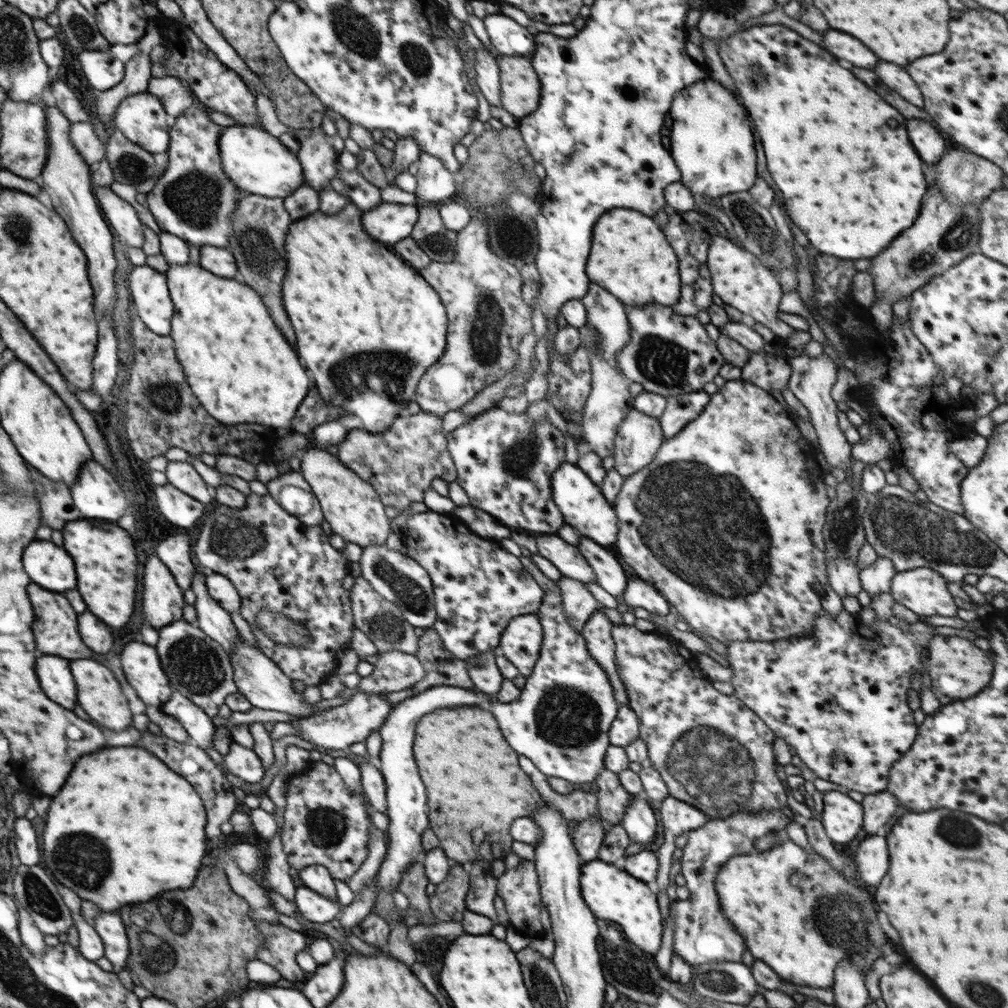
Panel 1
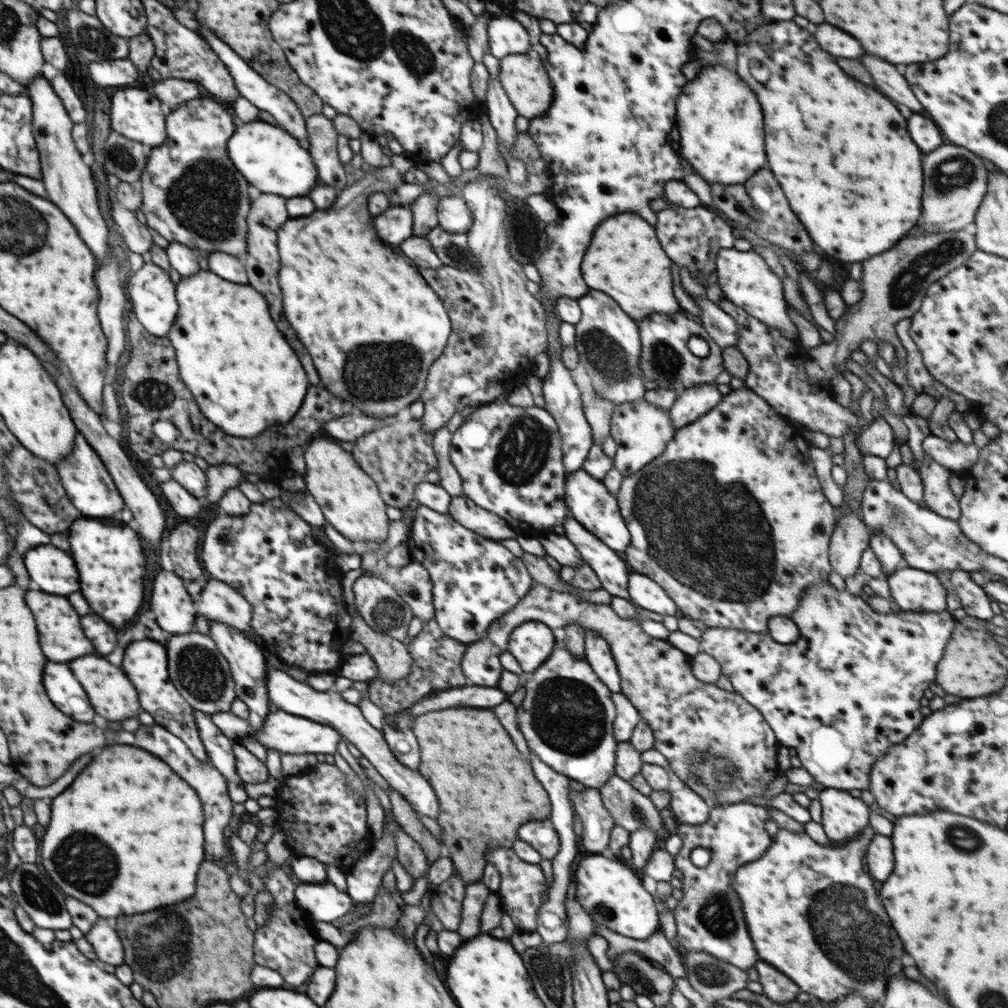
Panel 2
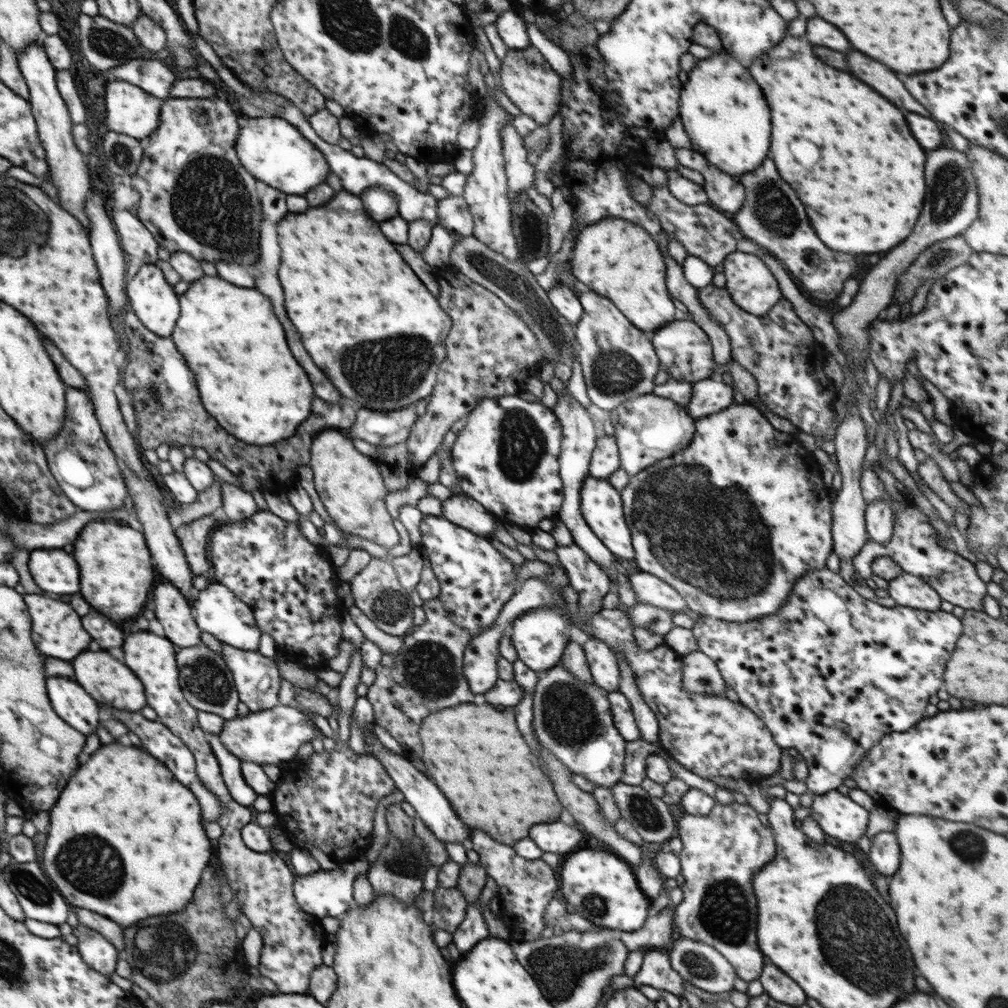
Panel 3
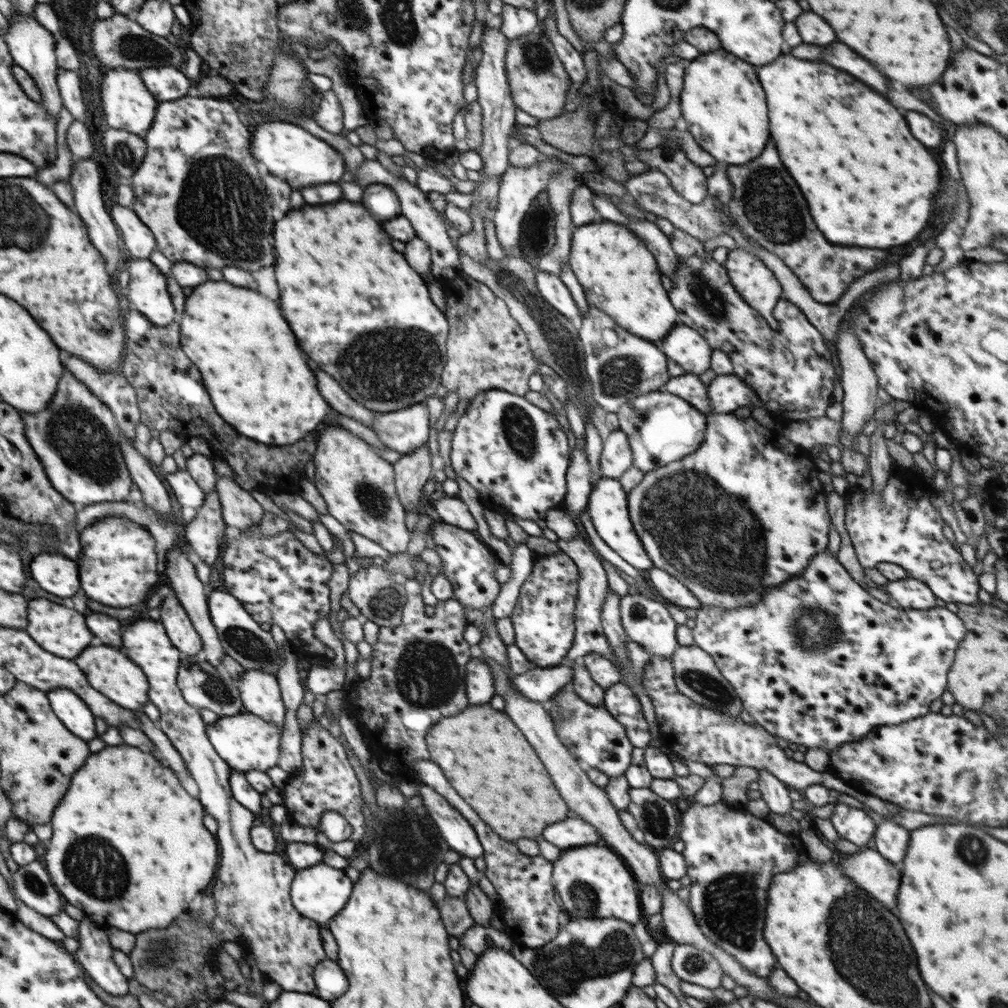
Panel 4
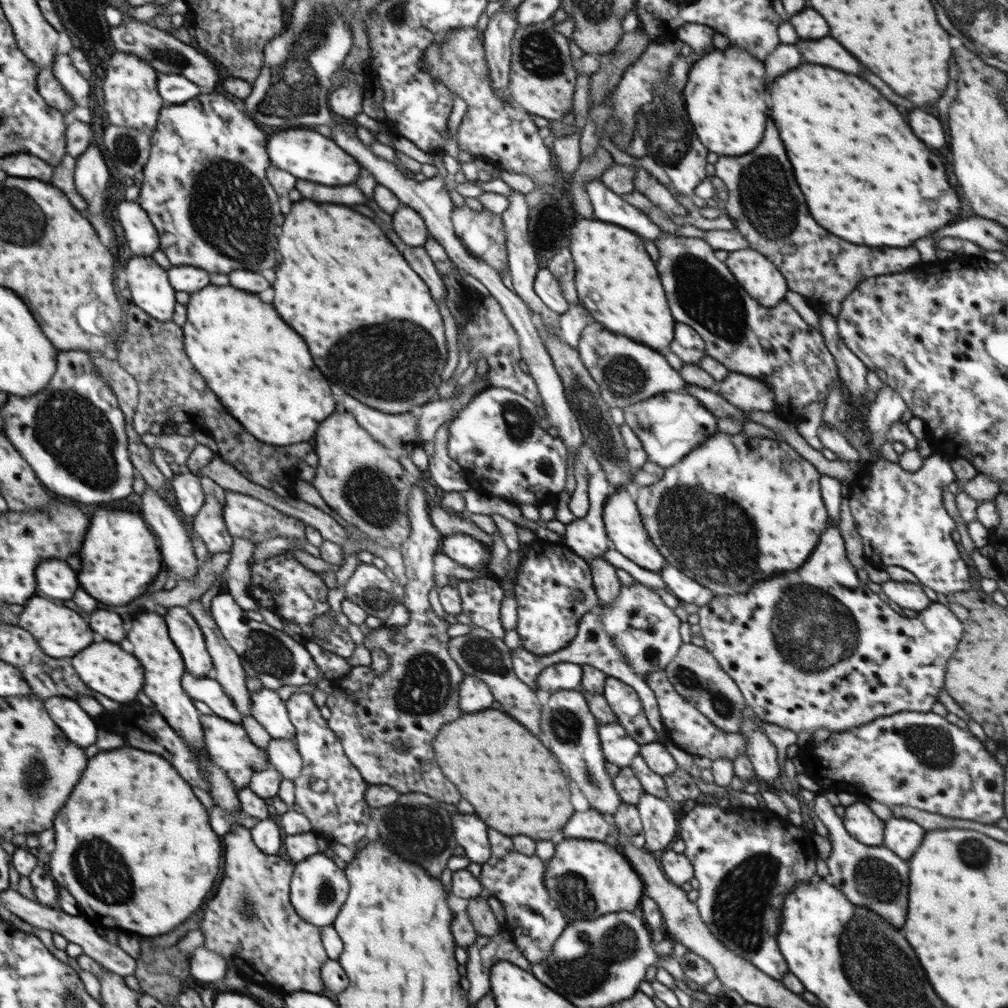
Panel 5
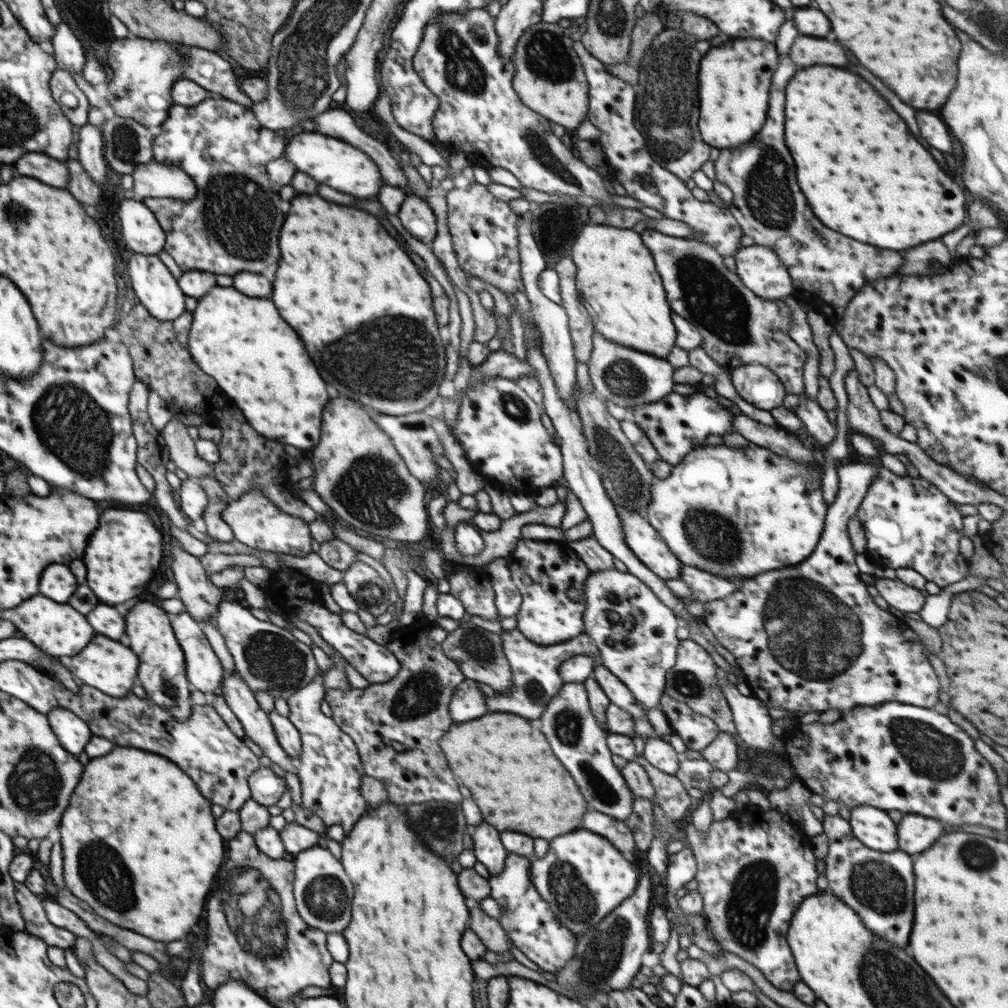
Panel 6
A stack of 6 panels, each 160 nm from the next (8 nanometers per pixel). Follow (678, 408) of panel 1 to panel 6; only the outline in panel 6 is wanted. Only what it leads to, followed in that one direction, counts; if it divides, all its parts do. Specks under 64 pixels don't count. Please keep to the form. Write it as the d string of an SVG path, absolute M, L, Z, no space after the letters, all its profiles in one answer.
M758 363L742 365L730 373L736 392L757 409L770 411L783 406L785 386L768 367Z

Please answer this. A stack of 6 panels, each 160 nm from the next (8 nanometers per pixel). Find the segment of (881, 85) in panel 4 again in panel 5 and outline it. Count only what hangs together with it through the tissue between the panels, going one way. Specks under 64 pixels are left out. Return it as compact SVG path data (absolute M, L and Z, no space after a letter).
M834 38L798 40L796 46L798 46L798 50L806 62L832 66L832 68L848 72L848 74L860 74L862 72L862 64L848 50L844 50L844 46L840 46Z

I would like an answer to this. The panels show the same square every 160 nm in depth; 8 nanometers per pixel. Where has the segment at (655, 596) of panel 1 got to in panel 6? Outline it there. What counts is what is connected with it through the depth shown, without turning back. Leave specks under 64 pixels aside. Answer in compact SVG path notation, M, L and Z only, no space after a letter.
M683 565L679 578L694 592L695 599L691 601L699 600L705 603L726 598L738 589L734 581L688 565Z

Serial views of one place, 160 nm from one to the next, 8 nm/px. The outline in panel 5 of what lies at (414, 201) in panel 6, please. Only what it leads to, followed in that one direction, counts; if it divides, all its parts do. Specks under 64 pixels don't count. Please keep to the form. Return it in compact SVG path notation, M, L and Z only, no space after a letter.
M402 205L388 220L392 220L392 228L396 230L396 234L408 244L408 246L419 247L424 246L428 239L429 231L426 223L422 220L418 211Z

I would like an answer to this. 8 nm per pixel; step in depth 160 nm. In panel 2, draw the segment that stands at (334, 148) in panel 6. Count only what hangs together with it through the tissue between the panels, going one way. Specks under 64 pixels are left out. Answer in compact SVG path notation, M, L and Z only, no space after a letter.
M263 120L245 122L235 127L235 131L228 139L227 149L230 160L234 163L236 170L244 176L244 179L250 186L257 187L261 193L276 194L276 196L283 198L293 198L309 195L310 190L317 185L318 170L314 166L309 150L303 148L299 140L282 127L272 125Z

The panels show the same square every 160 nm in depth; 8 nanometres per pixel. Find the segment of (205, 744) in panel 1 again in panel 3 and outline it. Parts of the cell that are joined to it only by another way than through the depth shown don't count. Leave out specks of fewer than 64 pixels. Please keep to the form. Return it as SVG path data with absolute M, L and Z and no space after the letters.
M207 733L207 739L220 763L223 782L231 798L252 809L252 803L259 795L245 782L241 760L224 748L217 734Z

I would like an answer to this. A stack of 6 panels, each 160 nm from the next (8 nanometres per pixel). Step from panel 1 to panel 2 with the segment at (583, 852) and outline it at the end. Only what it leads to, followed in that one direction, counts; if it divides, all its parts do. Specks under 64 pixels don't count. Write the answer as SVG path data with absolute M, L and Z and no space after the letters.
M587 788L584 792L572 792L572 802L582 820L582 844L588 853L606 853L615 827L614 817L604 806L598 789Z

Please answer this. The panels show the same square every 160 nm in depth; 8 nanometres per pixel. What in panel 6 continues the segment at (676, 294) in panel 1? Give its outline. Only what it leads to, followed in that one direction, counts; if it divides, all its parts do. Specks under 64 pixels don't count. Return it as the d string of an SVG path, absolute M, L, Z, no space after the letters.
M590 223L576 236L571 259L578 266L576 286L588 304L595 332L610 342L666 359L676 346L672 310L648 248L633 229Z

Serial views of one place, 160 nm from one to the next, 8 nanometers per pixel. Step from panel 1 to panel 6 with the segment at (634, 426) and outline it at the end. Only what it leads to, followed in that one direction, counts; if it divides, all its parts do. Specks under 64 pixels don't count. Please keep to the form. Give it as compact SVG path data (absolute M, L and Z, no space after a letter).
M697 386L697 391L688 395L672 392L659 402L636 406L629 416L651 440L660 460L668 464L680 464L690 451L700 448L710 434L723 436L735 432L733 410L700 392L700 388Z

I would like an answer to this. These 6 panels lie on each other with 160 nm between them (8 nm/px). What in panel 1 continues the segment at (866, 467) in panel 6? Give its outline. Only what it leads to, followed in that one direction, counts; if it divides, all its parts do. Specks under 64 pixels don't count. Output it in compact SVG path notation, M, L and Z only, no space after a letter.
M846 609L832 616L828 611L822 612L815 618L815 625L808 636L788 638L780 641L732 641L727 644L727 660L732 668L732 686L738 697L749 710L752 710L772 730L776 737L782 738L812 770L816 778L840 785L845 790L852 790L863 795L874 795L884 791L888 786L891 766L912 746L918 727L914 722L914 714L908 705L908 690L910 690L912 675L922 671L922 655L928 652L928 644L934 636L934 625L916 621L909 624L909 630L904 632L898 625L888 621L875 621L871 625L862 622L859 613L850 614Z

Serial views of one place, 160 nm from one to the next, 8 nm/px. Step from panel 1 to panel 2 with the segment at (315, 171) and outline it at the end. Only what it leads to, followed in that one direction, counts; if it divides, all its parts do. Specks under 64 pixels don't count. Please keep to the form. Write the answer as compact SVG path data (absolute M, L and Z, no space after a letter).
M313 114L305 119L309 134L309 153L318 170L318 178L327 186L342 190L348 186L346 165L340 162L336 150L338 133L333 120L320 114Z

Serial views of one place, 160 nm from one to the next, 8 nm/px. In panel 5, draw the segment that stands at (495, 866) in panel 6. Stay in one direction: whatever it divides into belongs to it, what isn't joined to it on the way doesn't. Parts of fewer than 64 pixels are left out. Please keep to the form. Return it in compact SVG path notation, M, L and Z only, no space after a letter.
M451 814L457 844L465 850L470 862L484 864L491 857L488 826L470 814Z

